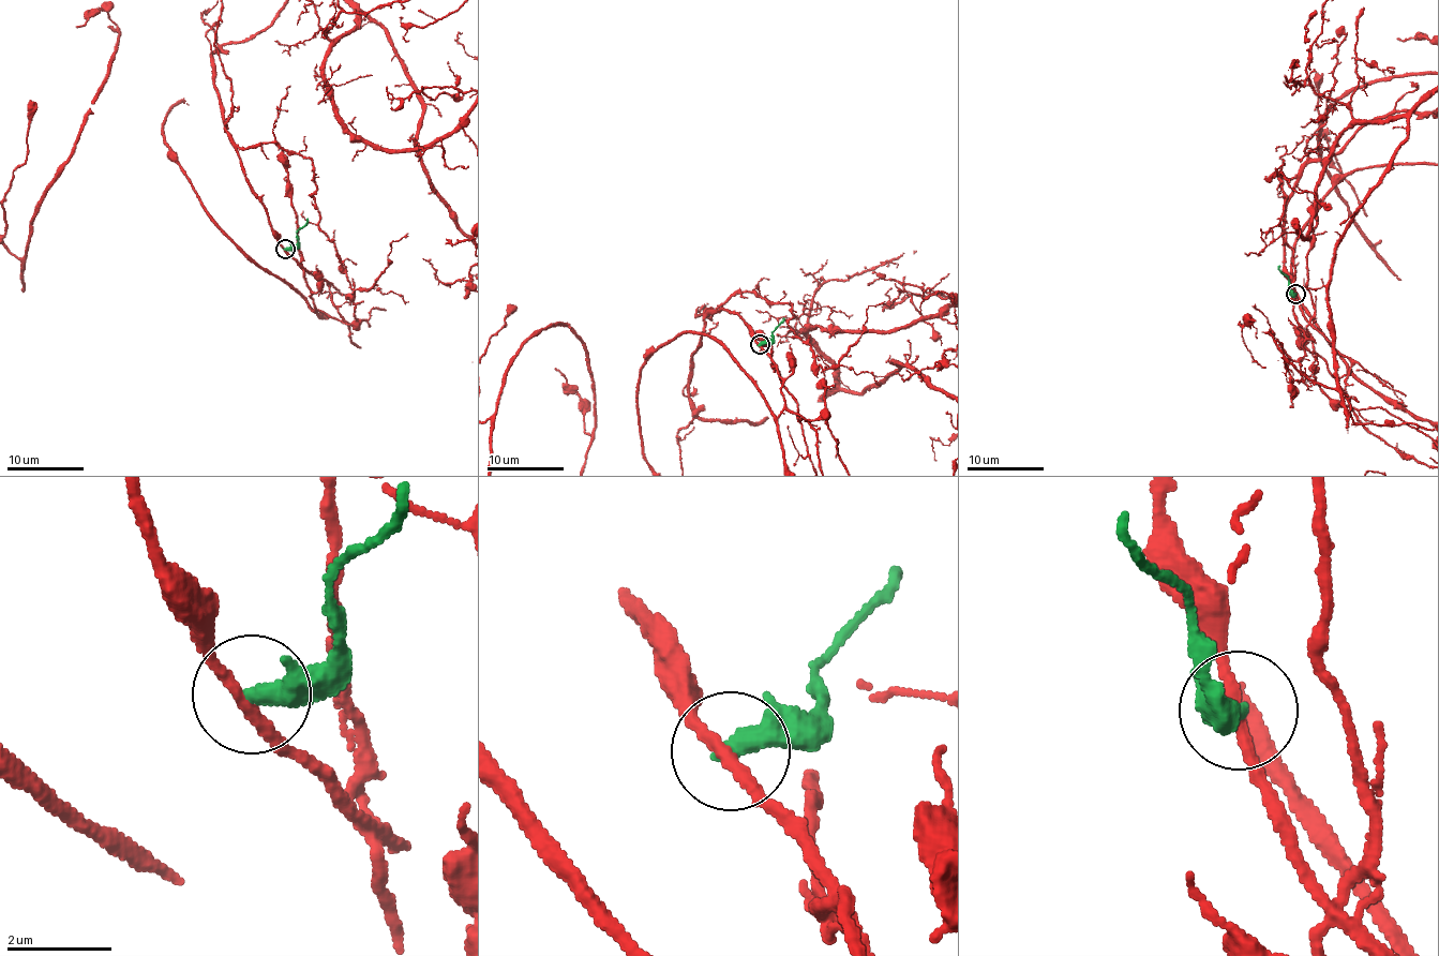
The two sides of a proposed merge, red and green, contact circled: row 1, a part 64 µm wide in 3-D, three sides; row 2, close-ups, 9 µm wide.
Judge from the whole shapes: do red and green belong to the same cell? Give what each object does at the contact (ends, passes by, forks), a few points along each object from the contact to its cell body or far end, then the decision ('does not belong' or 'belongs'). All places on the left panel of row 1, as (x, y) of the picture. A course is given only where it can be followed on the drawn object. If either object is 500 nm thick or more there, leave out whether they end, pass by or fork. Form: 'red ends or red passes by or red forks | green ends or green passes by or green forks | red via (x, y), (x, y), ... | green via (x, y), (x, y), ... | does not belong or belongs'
red passes by | green ends | green via (285, 249), (298, 242), (296, 229), (308, 218) | does not belong

